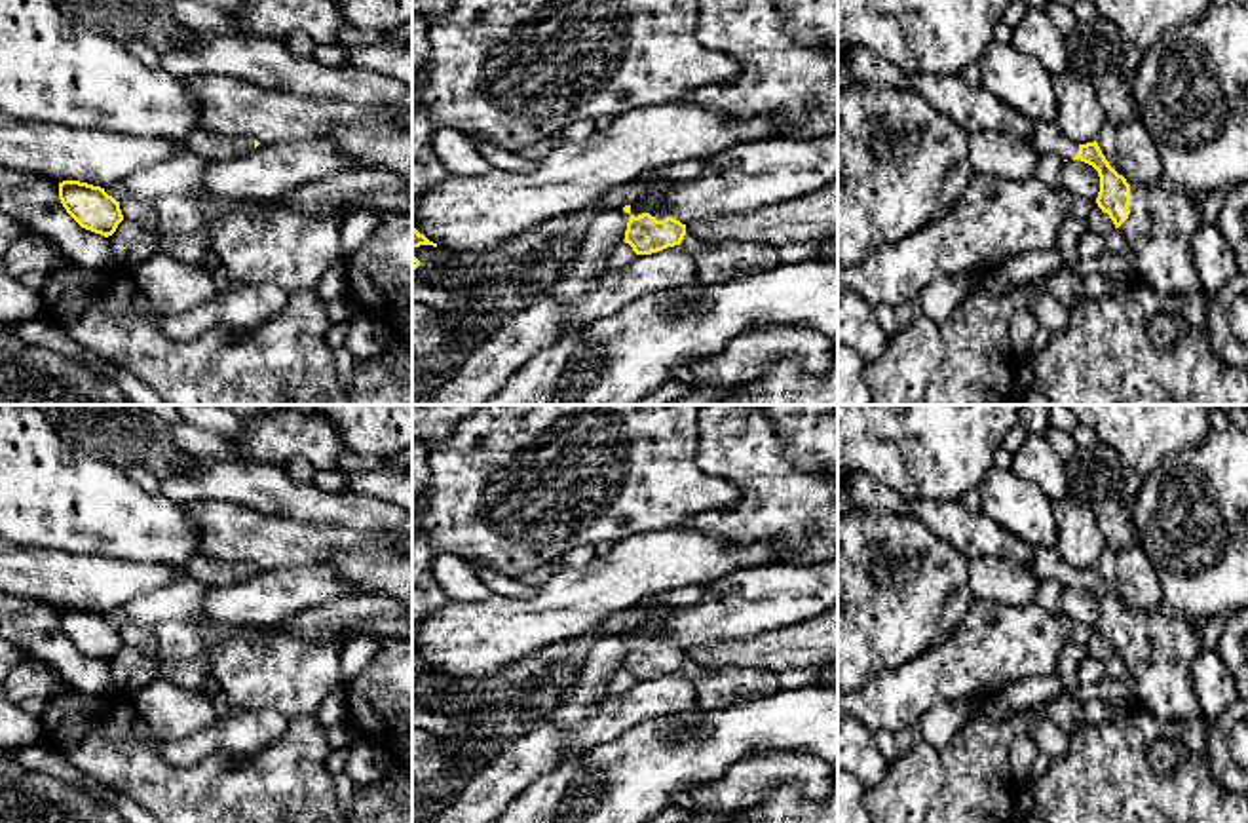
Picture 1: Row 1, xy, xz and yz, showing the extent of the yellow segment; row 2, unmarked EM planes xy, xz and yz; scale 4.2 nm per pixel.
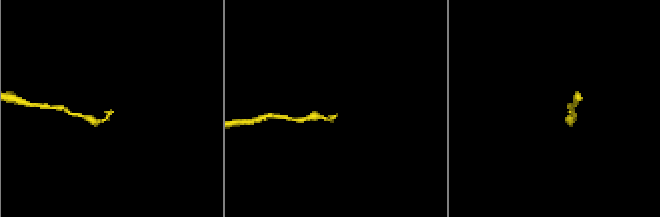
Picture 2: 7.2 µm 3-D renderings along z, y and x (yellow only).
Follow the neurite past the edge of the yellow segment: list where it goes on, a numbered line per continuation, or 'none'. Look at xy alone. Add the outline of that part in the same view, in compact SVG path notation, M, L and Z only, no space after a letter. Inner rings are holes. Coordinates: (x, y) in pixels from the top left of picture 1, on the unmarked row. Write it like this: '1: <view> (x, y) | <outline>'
1: xy (202, 569) | M196 553L188 565L186 572L196 582L207 584L211 587L226 587L249 580L255 574L255 565L251 563L220 563Z

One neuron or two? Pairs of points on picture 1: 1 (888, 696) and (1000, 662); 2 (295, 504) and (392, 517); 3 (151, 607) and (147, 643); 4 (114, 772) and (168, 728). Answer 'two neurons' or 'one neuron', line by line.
1: one neuron
2: one neuron
3: two neurons
4: two neurons

